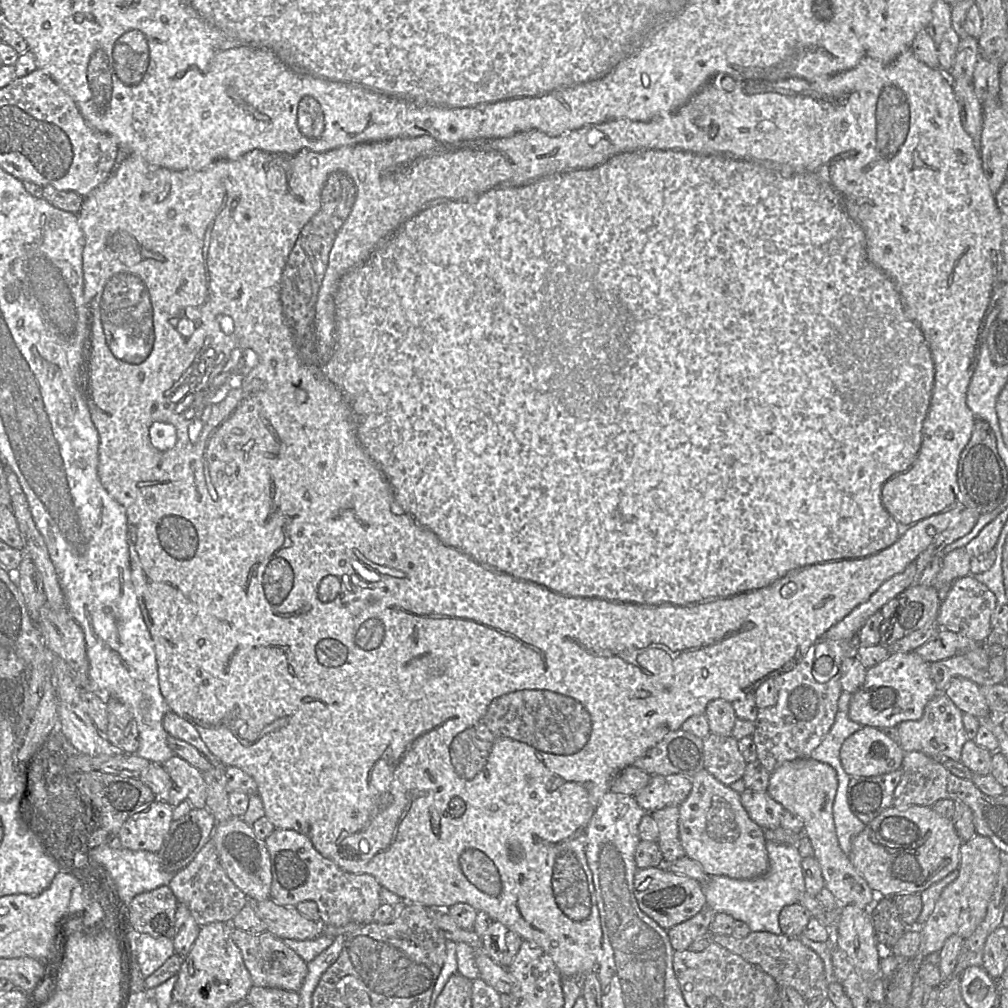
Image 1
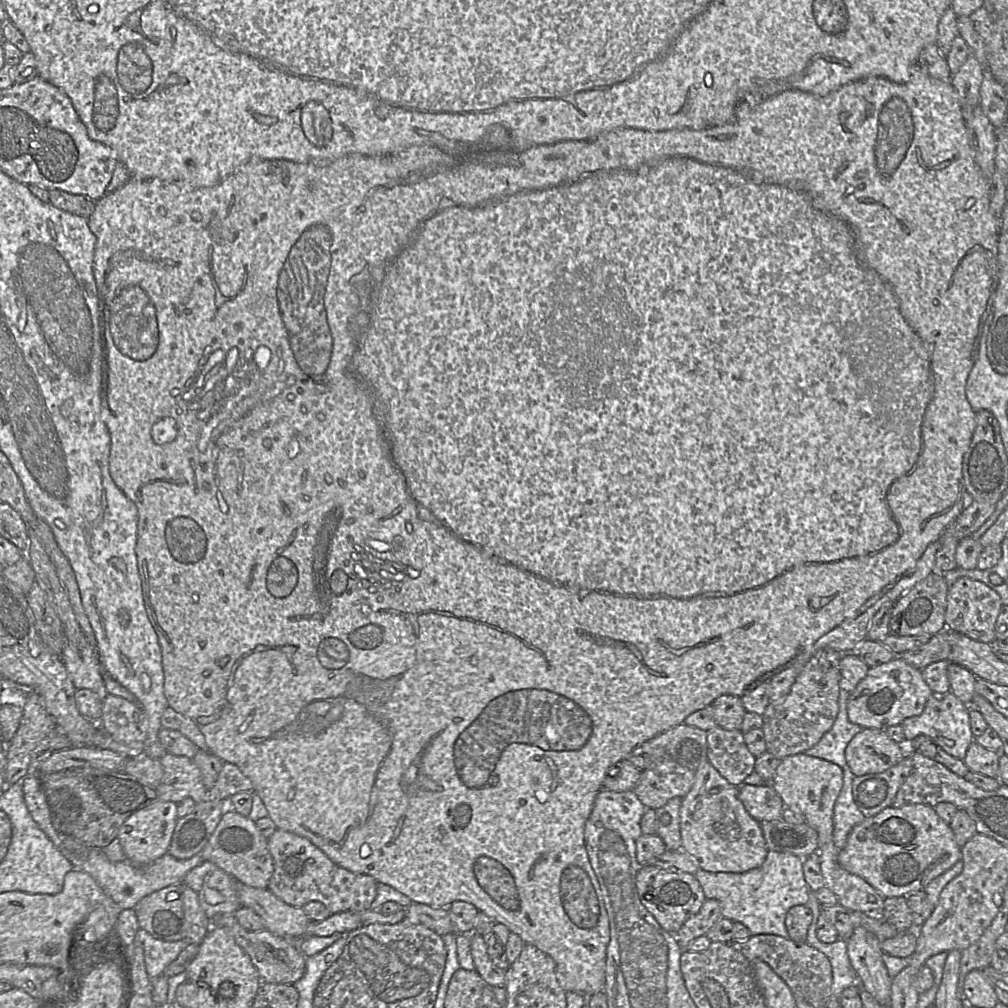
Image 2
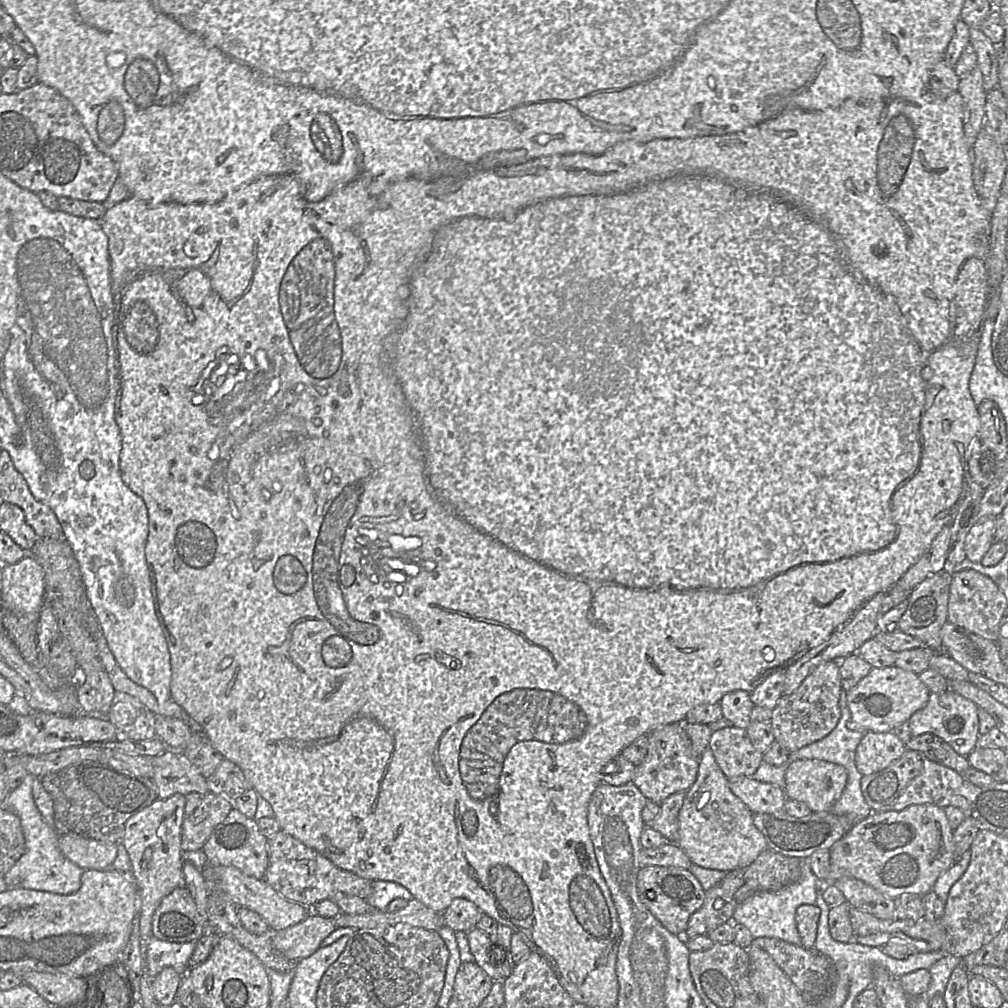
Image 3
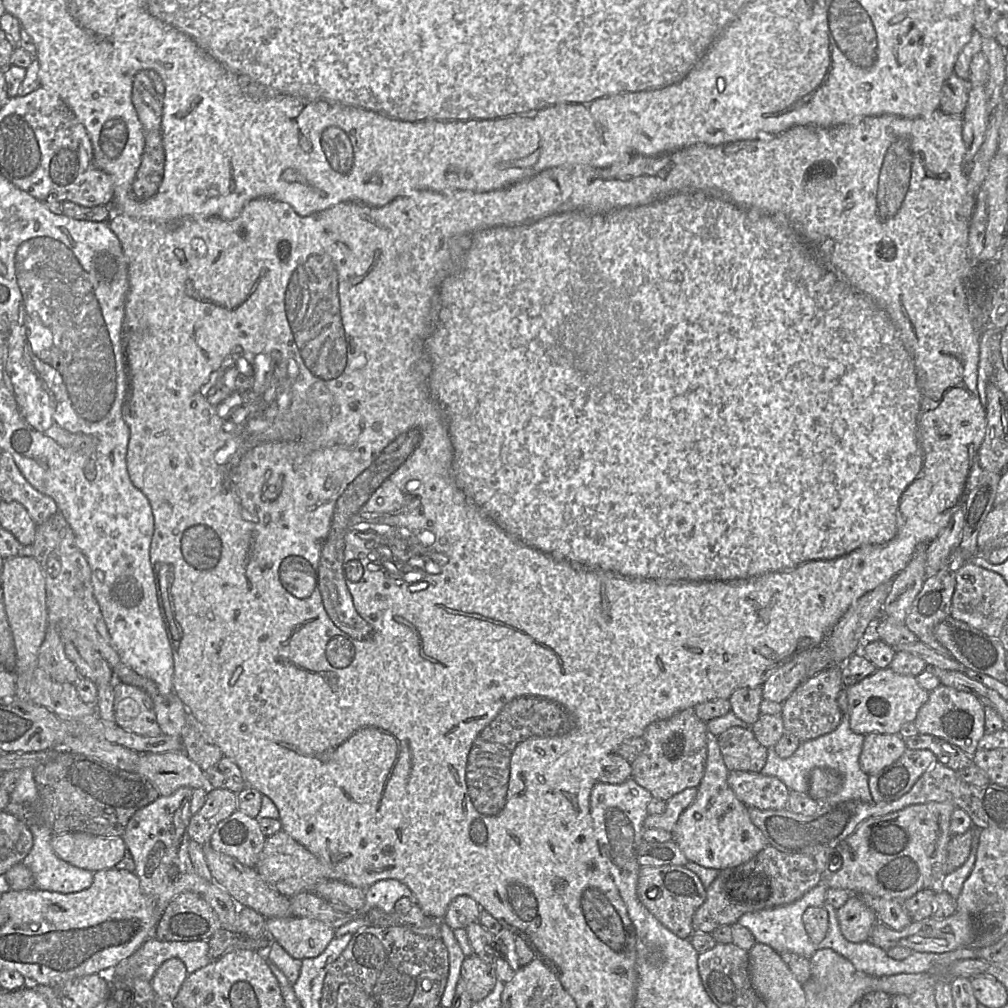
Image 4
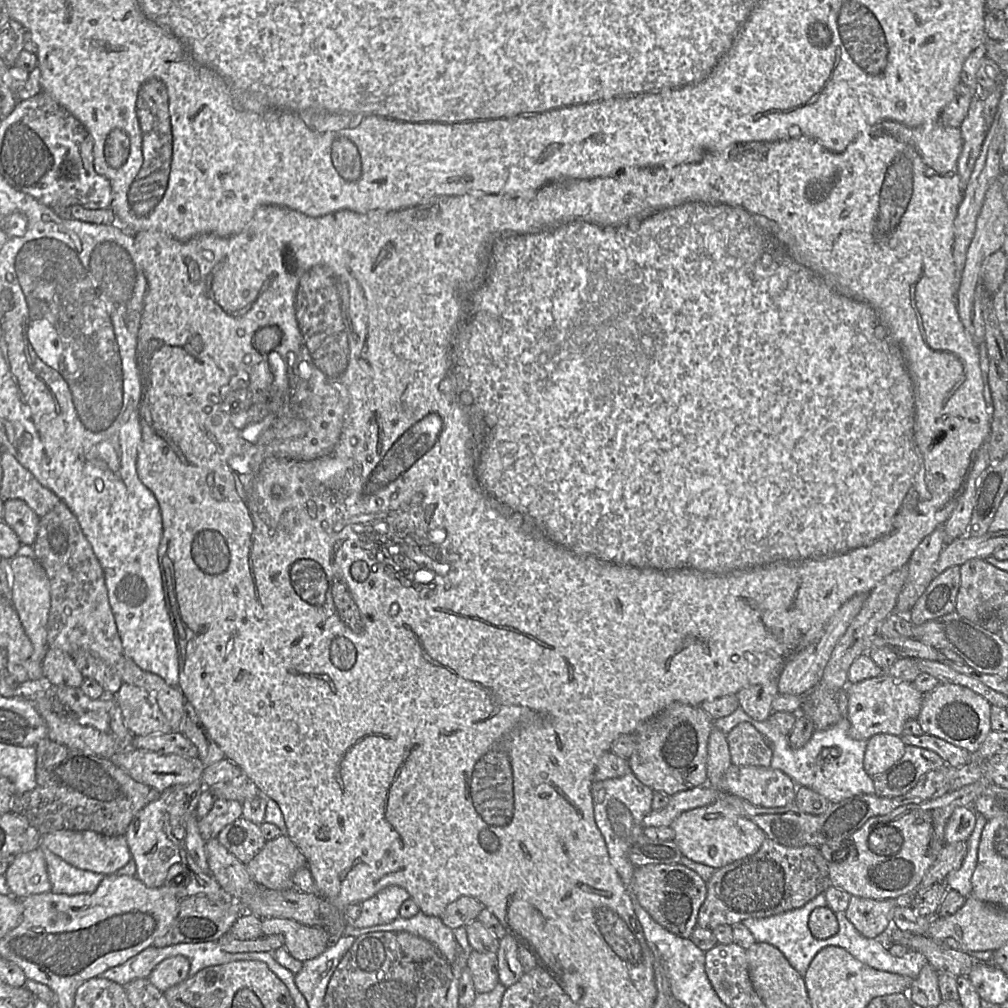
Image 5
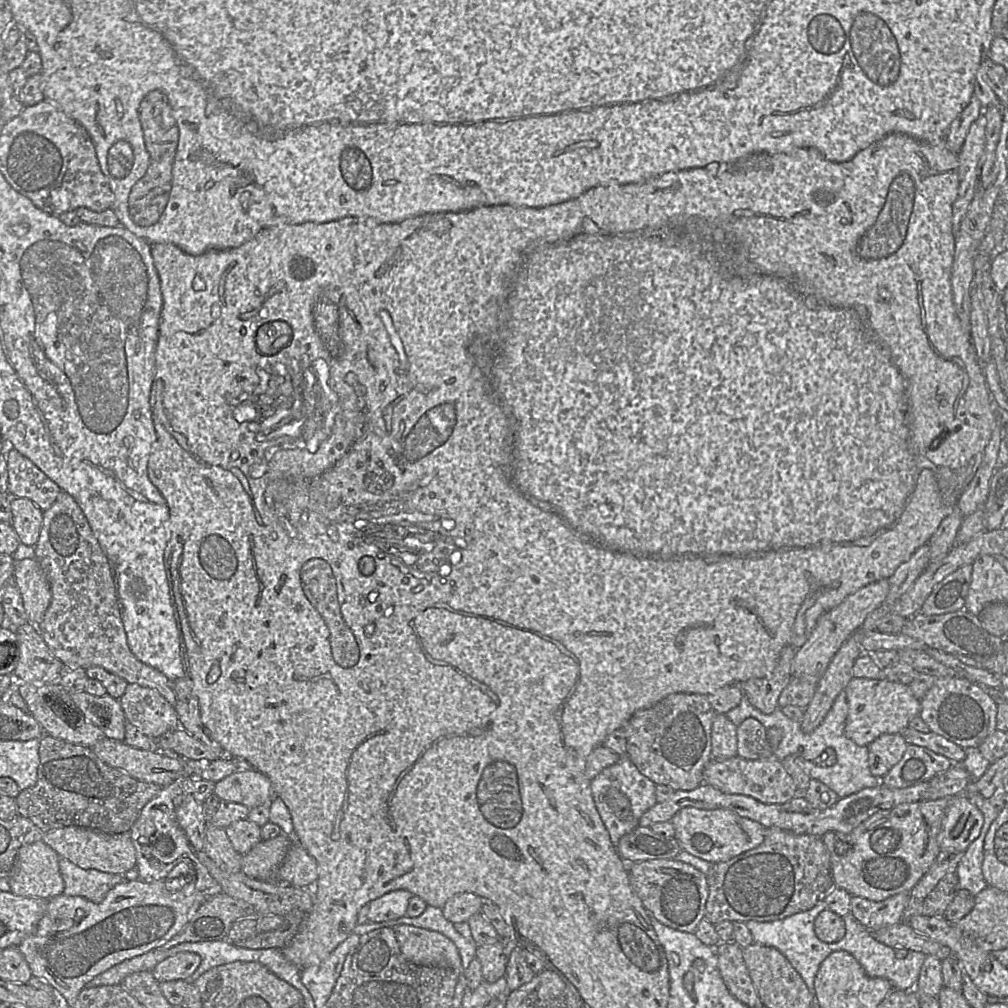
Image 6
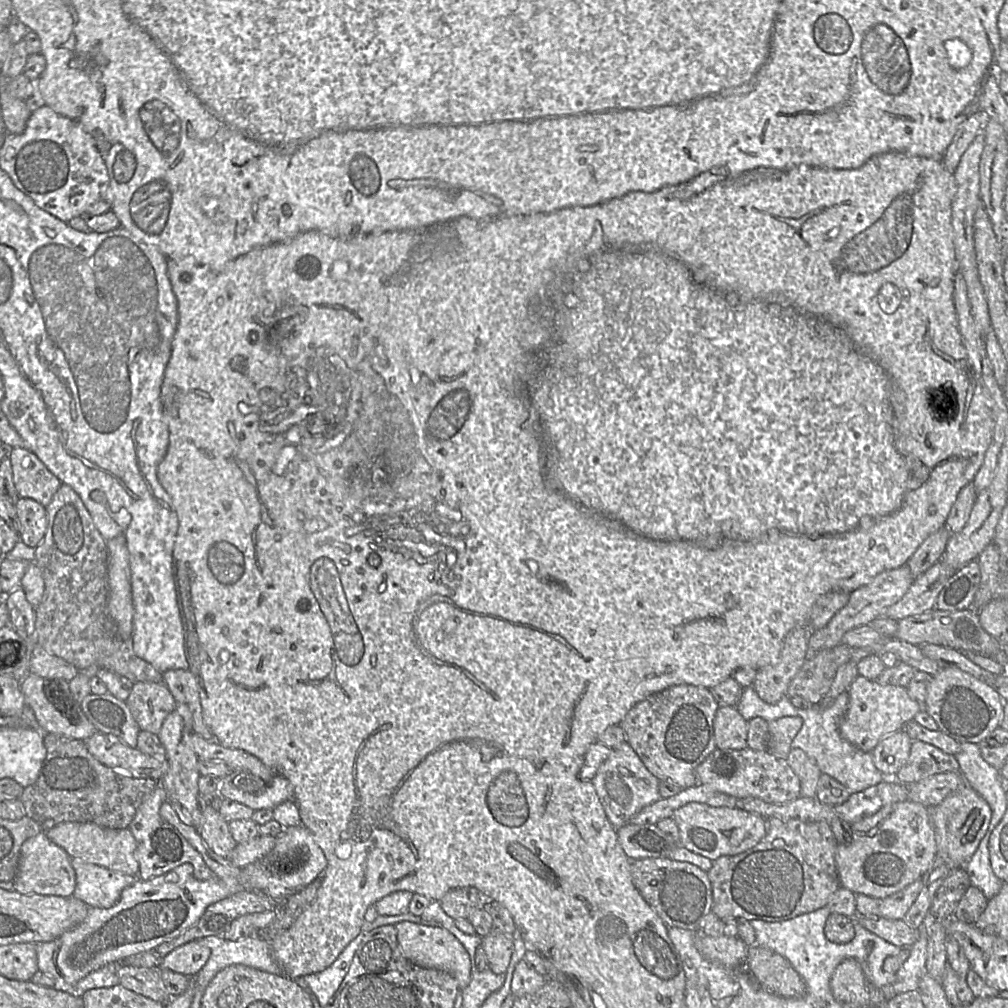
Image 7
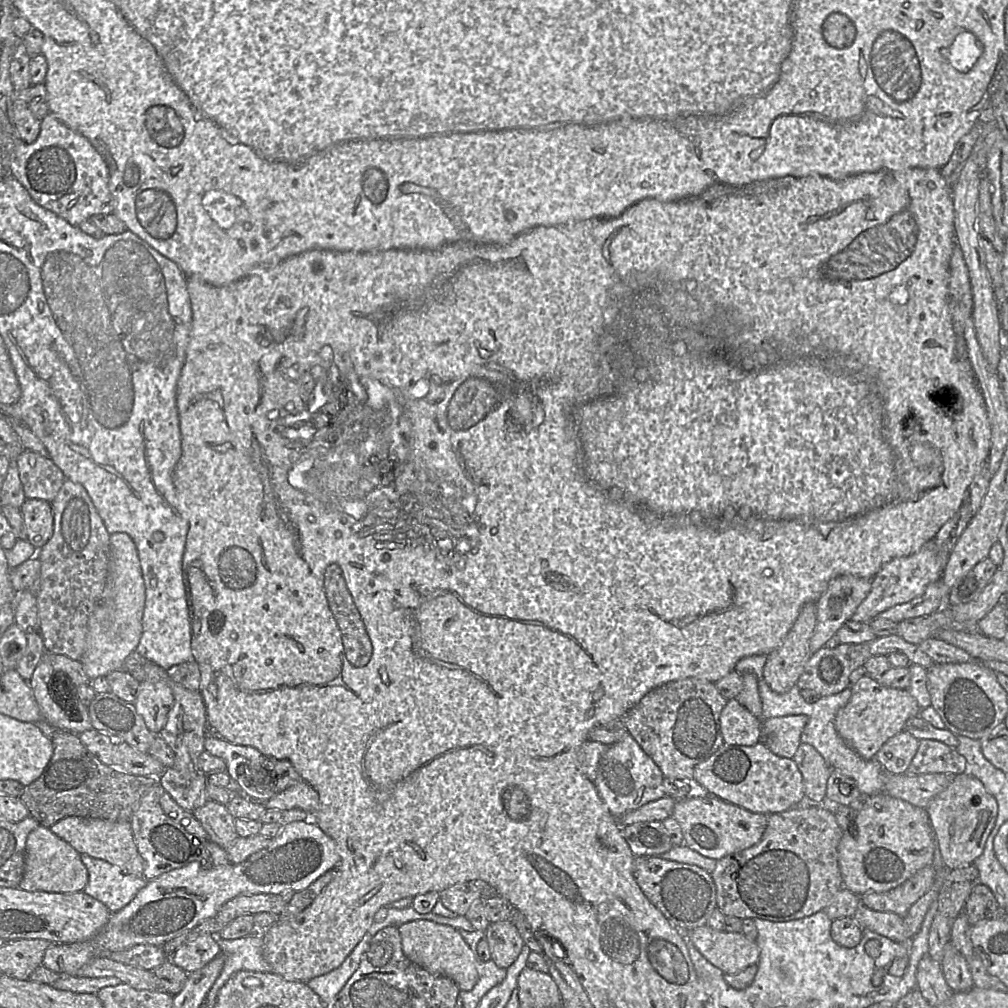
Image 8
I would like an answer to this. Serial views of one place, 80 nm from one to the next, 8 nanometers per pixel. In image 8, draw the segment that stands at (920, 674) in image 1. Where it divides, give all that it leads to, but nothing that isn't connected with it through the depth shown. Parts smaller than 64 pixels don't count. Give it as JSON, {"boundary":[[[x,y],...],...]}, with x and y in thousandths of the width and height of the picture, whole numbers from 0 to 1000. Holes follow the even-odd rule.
{"boundary":[[[858,670],[843,680],[844,692],[828,712],[833,731],[856,753],[868,753],[875,739],[897,723],[899,715],[912,709],[914,701],[900,684],[875,681],[866,672]]]}

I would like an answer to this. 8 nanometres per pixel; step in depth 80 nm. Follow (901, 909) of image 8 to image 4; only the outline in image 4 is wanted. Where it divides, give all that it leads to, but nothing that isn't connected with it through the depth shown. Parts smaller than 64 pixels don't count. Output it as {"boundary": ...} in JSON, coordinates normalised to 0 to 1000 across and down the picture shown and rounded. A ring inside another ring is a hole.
{"boundary":[[[844,886],[829,907],[835,928],[846,936],[860,934],[863,923],[871,914],[867,904],[849,886]]]}

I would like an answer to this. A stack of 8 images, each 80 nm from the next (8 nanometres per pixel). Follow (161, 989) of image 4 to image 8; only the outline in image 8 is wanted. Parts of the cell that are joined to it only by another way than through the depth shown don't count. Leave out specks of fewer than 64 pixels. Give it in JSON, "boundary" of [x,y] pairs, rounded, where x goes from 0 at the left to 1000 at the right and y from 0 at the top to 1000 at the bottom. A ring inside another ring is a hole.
{"boundary":[[[201,927],[178,938],[168,952],[186,965],[194,963],[219,945],[214,928]]]}

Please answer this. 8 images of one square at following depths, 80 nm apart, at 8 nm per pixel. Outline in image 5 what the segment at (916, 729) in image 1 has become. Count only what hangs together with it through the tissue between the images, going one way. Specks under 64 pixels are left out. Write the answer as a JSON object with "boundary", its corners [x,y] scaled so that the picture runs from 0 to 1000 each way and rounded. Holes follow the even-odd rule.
{"boundary":[[[932,678],[917,689],[910,715],[918,728],[938,734],[963,748],[970,748],[972,740],[983,725],[983,701],[977,692],[959,682]]]}

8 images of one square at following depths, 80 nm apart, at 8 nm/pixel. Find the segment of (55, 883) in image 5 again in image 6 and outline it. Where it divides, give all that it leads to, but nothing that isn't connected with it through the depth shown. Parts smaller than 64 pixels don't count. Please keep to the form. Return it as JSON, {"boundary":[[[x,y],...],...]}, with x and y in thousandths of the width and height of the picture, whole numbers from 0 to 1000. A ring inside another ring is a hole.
{"boundary":[[[63,850],[59,852],[59,864],[63,874],[63,888],[83,890],[94,896],[100,895],[114,878],[126,873],[122,867],[82,862]]]}

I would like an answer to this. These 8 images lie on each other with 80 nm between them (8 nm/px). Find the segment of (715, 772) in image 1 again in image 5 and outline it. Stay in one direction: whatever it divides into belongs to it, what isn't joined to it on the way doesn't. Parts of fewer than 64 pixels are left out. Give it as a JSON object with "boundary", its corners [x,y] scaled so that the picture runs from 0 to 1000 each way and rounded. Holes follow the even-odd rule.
{"boundary":[[[736,716],[721,728],[725,757],[730,760],[763,761],[766,743],[744,717]]]}

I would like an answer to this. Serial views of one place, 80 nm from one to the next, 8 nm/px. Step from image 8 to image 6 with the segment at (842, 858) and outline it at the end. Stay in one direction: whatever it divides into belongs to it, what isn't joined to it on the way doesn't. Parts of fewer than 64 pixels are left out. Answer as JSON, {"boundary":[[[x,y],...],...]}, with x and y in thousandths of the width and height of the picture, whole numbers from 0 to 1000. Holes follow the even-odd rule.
{"boundary":[[[934,792],[931,794],[913,794],[906,797],[893,798],[882,804],[872,805],[871,807],[868,807],[859,814],[854,816],[852,819],[848,820],[843,825],[842,834],[837,835],[842,836],[844,838],[843,844],[837,849],[832,849],[828,845],[822,846],[825,871],[828,878],[827,880],[831,880],[840,884],[844,889],[852,889],[865,894],[876,894],[886,888],[897,885],[903,885],[921,864],[921,862],[923,861],[923,859],[925,858],[934,843],[931,837],[931,828],[934,824],[935,814],[937,813],[939,803],[943,799],[944,794],[945,792]]]}

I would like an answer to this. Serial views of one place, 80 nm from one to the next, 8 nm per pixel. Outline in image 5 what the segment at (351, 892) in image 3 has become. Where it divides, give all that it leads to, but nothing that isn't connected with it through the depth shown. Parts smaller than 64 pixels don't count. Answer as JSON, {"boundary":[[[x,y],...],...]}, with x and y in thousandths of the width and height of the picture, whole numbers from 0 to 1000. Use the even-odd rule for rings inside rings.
{"boundary":[[[284,827],[264,834],[261,841],[244,857],[245,864],[252,875],[272,883],[292,881],[291,868],[302,859],[305,859],[304,850]]]}

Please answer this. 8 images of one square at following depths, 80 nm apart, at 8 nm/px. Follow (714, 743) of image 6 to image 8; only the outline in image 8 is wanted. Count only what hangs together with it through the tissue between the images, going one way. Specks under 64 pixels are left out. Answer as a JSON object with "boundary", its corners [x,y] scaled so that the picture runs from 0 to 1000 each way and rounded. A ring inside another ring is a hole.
{"boundary":[[[731,693],[722,694],[714,708],[718,738],[747,740],[756,734],[755,712],[748,710]]]}

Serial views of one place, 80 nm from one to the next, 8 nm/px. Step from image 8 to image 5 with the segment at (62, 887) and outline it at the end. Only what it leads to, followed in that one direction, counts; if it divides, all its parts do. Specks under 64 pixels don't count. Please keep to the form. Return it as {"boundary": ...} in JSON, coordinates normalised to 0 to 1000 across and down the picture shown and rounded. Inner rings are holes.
{"boundary":[[[40,841],[18,848],[8,860],[5,871],[11,888],[17,892],[51,884],[45,850]]]}

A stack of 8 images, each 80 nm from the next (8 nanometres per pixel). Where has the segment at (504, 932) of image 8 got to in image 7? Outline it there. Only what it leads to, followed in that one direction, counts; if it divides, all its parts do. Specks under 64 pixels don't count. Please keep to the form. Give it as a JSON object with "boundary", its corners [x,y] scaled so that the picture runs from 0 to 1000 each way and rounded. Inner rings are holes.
{"boundary":[[[491,921],[479,931],[476,938],[483,949],[483,958],[489,965],[500,966],[506,956],[510,933]]]}

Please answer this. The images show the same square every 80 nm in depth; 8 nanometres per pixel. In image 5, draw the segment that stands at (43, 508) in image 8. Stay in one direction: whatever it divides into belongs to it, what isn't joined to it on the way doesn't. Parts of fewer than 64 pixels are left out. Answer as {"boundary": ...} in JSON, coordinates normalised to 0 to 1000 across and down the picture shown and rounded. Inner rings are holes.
{"boundary":[[[4,496],[2,517],[16,529],[22,541],[33,542],[40,513],[23,496]]]}

